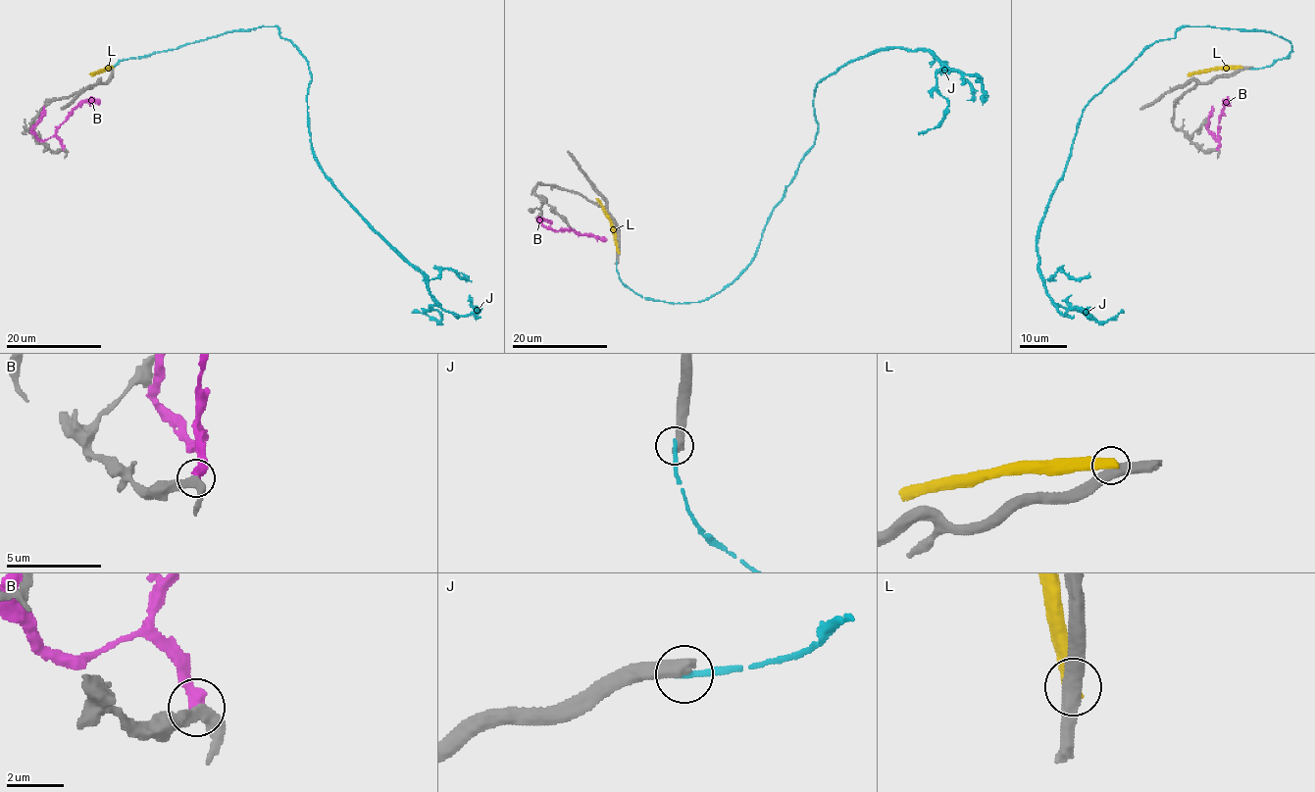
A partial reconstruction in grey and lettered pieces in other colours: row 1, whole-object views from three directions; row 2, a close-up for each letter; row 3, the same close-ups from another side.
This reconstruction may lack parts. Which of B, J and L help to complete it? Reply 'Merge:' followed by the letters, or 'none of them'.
Merge: none of them

